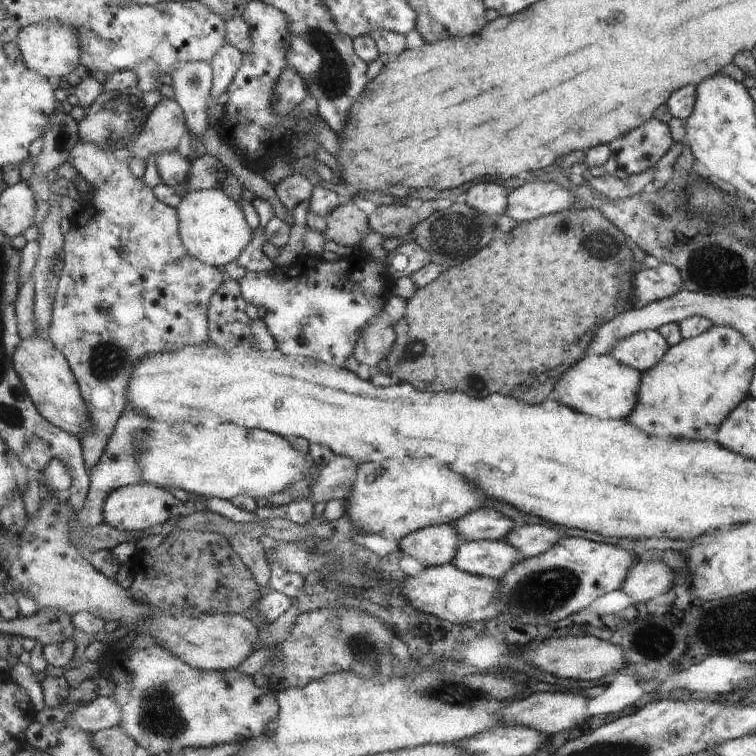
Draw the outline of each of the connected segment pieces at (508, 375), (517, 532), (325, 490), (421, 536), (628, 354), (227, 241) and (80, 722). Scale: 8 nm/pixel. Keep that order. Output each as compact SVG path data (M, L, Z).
M570 206L560 212L519 223L508 234L504 234L504 238L490 242L484 250L476 252L472 258L464 260L460 266L454 266L454 268L442 272L436 282L429 282L426 286L419 288L414 296L407 300L404 316L391 326L396 334L396 342L386 358L389 374L396 374L399 382L412 384L412 386L416 386L416 390L422 390L422 384L430 384L430 390L432 390L432 386L436 386L438 390L462 390L476 398L484 398L492 392L498 392L498 394L514 397L531 405L537 405L553 398L556 384L570 369L570 366L586 352L586 348L589 348L595 334L599 332L600 326L610 322L618 313L623 313L632 307L630 294L632 294L633 287L631 279L636 274L635 260L632 250L626 243L626 238L627 236L613 222L610 222L599 210L593 208L573 209Z
M522 524L517 525L512 532L507 534L507 538L501 539L511 544L520 554L520 558L530 558L546 552L553 544L557 544L560 534L553 528L542 526L542 524Z
M335 455L328 464L321 466L318 477L315 478L314 486L312 486L310 500L315 503L328 503L334 499L346 500L351 495L354 488L355 479L358 477L358 465L353 464L353 460L349 457Z
M442 523L415 530L399 542L399 551L404 557L412 556L425 567L435 567L455 560L462 536L452 524Z
M654 329L625 336L611 348L608 355L642 374L646 369L658 365L669 348L667 339Z
M224 190L187 192L183 205L178 210L184 243L190 254L202 262L224 268L236 261L252 240L251 226L247 223L246 214L242 214L242 210L230 196L226 196Z
M99 696L94 702L74 711L64 720L66 726L80 728L84 732L98 733L102 730L119 726L124 721L125 709L117 696L112 698Z

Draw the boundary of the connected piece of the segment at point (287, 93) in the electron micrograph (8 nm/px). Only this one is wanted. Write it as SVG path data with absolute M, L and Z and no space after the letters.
M288 66L274 91L274 110L286 117L309 96L303 79Z

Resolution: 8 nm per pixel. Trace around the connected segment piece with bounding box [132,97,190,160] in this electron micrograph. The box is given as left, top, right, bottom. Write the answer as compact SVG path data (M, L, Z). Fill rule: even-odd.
M165 97L152 112L145 125L145 130L139 135L132 148L135 156L147 160L152 155L158 156L178 151L186 134L190 134L190 128L187 126L187 116L183 107L176 100Z

